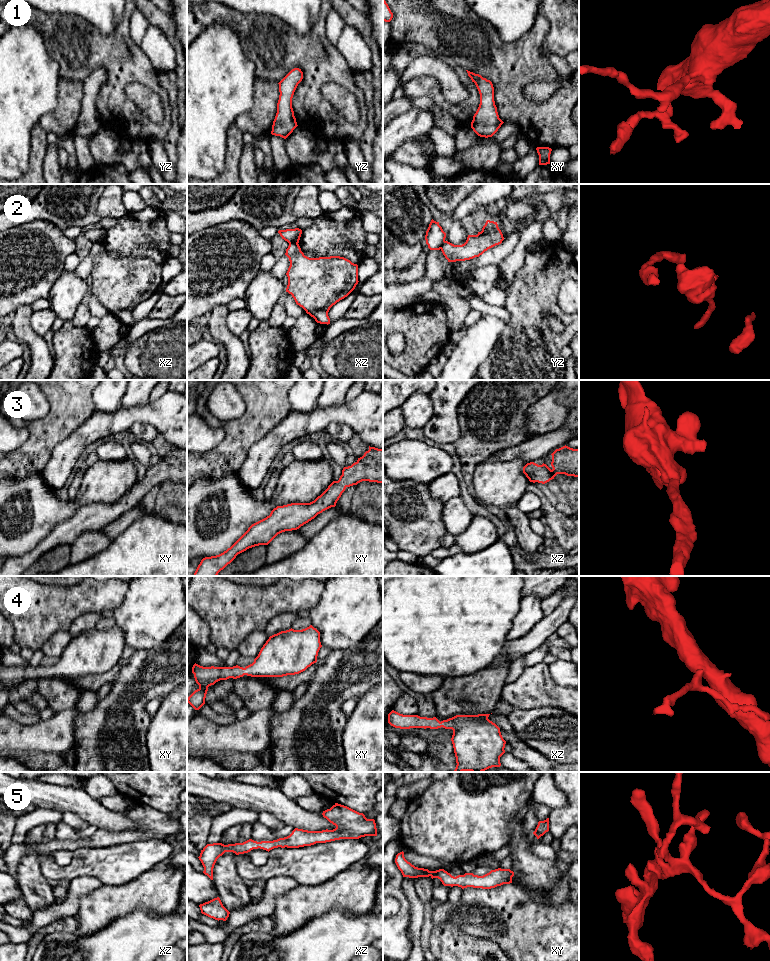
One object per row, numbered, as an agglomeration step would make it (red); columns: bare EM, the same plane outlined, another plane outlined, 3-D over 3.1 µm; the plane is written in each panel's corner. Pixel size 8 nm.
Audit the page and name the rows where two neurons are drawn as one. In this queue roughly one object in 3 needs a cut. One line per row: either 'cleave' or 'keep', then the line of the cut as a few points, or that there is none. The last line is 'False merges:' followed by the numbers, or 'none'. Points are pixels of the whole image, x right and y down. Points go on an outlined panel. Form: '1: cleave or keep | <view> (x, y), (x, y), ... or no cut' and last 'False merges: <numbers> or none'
1: keep | no cut
2: cleave | xz (289, 242), (297, 243)
3: keep | no cut
4: keep | no cut
5: keep | no cut
False merges: 2

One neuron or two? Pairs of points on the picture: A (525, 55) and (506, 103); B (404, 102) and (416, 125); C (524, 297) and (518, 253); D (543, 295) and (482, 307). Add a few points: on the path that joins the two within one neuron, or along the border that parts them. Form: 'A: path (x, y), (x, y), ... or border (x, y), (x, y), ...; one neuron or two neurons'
A: path (515, 67), (509, 74), (509, 91); one neuron
B: border (413, 106), (393, 119); two neurons
C: border (527, 253), (524, 264), (508, 287); two neurons
D: border (504, 306), (509, 313), (509, 319), (506, 322); two neurons

